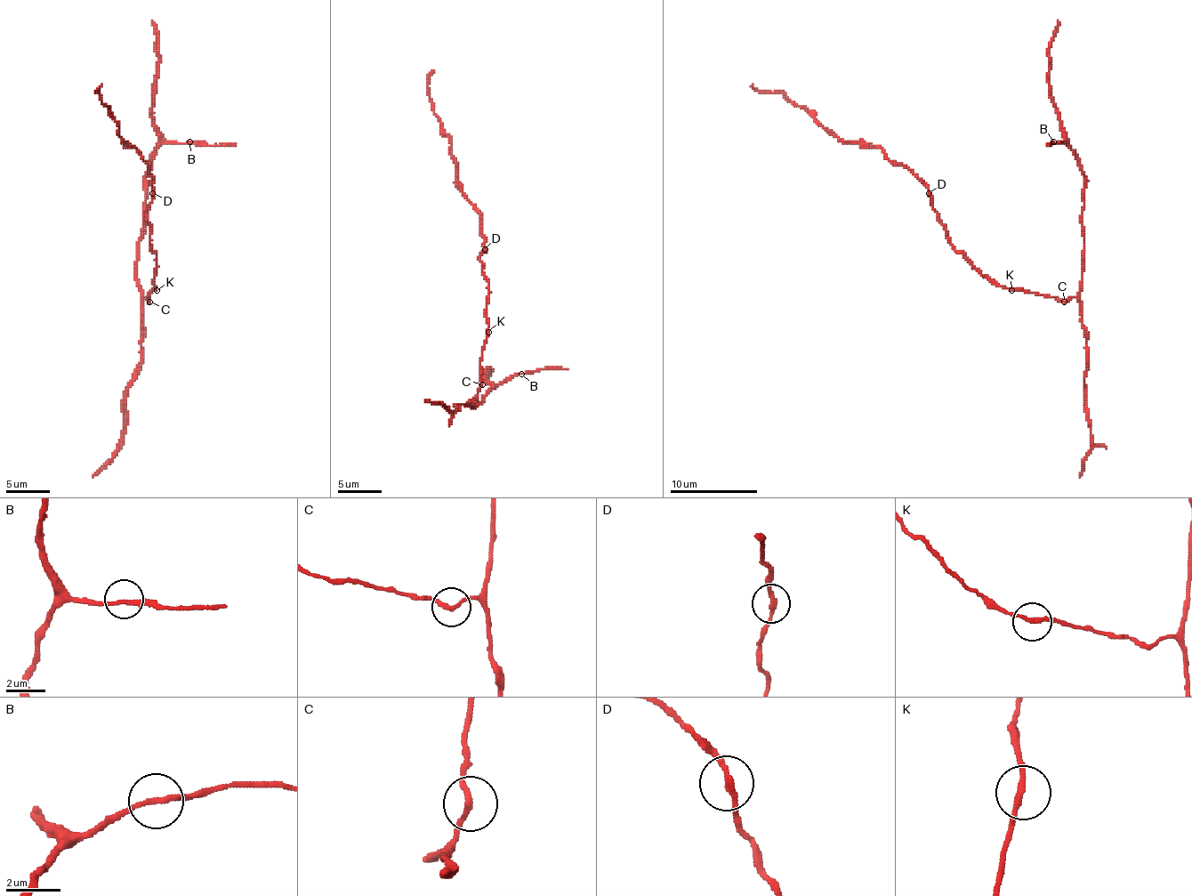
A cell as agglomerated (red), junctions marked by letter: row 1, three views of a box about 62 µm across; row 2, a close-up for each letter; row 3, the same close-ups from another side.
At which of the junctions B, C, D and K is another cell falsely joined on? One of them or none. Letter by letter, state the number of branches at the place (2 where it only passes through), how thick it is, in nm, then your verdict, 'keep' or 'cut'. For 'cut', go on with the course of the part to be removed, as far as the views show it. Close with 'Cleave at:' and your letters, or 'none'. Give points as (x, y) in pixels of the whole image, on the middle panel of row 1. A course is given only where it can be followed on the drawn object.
B: 2 | 190 nm | keep
C: 2 | 190 nm | keep
D: 2 | 190 nm | keep
K: 2 | 180 nm | keep
Cleave at: none

